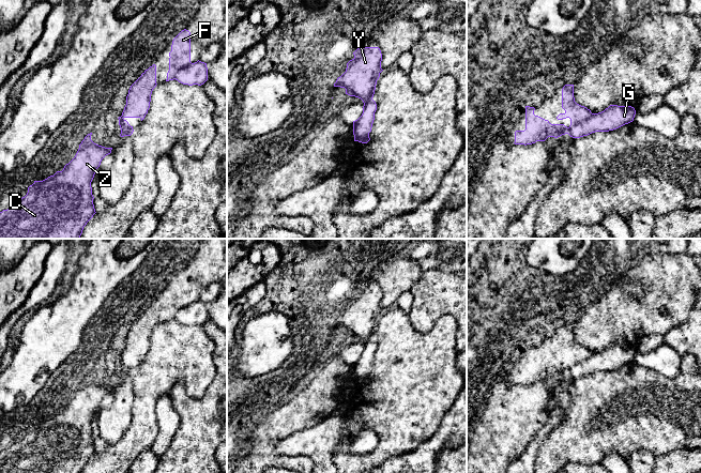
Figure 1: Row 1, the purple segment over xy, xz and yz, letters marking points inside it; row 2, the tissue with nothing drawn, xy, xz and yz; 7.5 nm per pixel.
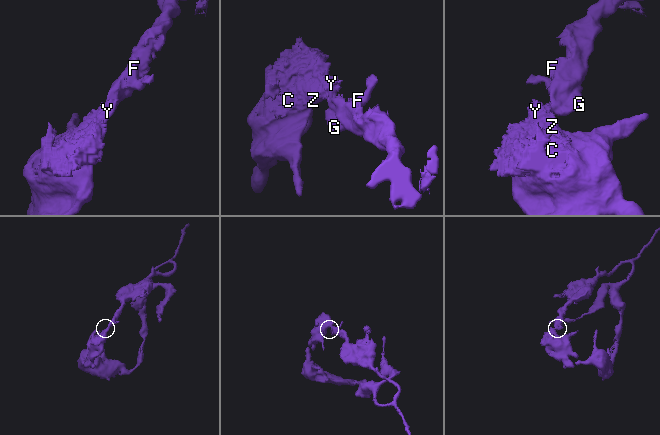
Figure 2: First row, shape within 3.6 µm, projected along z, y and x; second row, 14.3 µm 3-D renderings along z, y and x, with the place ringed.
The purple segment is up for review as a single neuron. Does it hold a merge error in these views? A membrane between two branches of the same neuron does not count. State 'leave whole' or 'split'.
split

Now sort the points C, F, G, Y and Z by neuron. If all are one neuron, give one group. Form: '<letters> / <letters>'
C F Y Z / G

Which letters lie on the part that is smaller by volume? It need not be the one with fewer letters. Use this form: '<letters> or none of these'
G

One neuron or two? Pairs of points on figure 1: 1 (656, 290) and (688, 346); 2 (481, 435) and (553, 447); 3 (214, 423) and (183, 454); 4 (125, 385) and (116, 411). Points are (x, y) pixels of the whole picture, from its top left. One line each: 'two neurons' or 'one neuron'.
1: two neurons
2: two neurons
3: one neuron
4: one neuron

